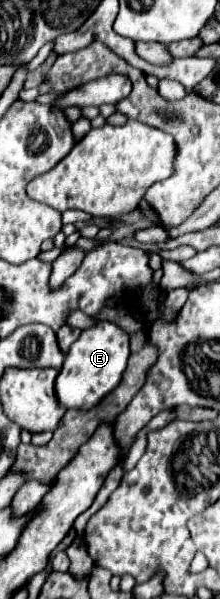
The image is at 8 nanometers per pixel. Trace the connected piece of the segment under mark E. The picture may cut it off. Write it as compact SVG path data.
M99 321L97 325L83 329L79 339L65 355L63 369L57 377L57 397L65 409L91 409L107 393L111 393L127 367L129 359L129 335L111 321Z

